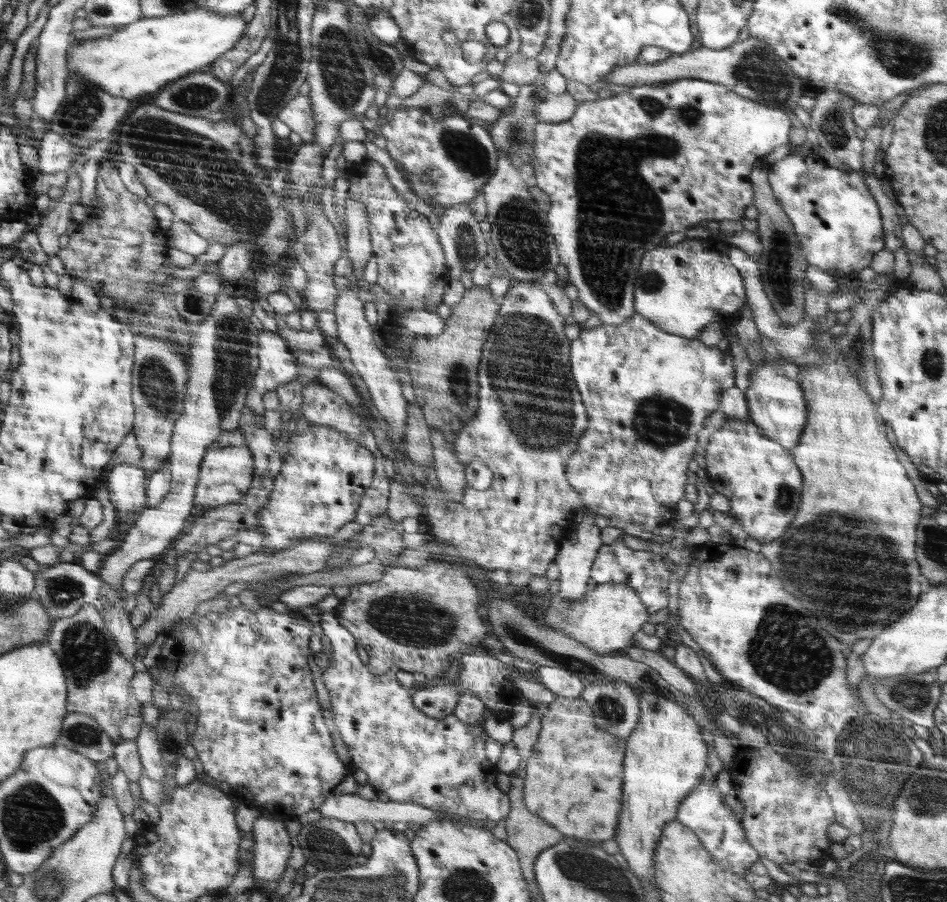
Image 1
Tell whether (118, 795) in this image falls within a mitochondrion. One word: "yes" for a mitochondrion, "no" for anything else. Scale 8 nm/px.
no

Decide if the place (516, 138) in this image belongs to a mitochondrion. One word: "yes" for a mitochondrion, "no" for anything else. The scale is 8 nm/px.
yes

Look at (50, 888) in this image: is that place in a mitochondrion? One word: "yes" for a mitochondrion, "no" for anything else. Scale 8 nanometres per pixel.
yes

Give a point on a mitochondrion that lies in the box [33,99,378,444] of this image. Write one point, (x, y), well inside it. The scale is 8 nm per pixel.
(198, 169)

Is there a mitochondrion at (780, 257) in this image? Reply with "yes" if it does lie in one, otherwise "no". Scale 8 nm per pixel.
yes

